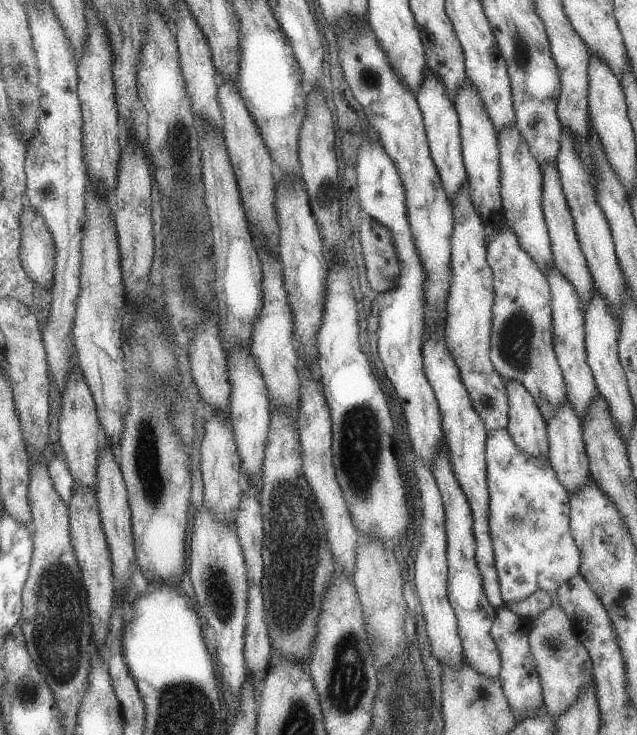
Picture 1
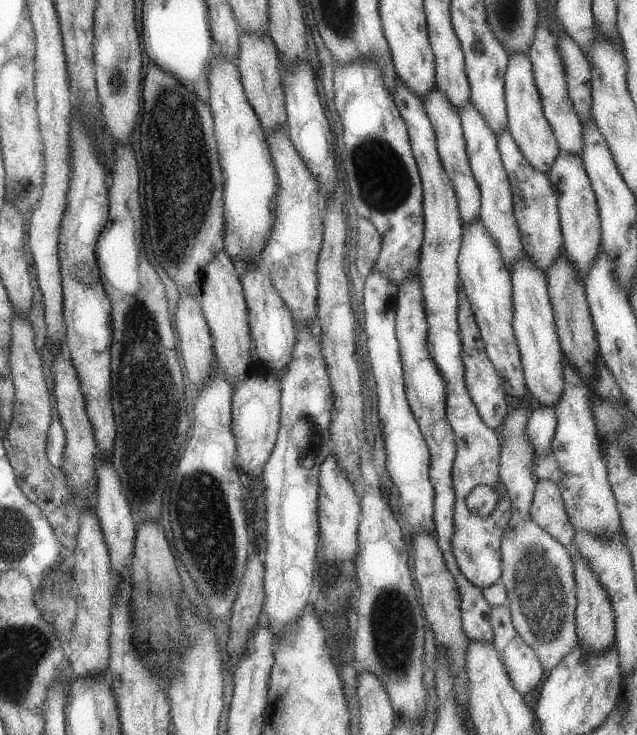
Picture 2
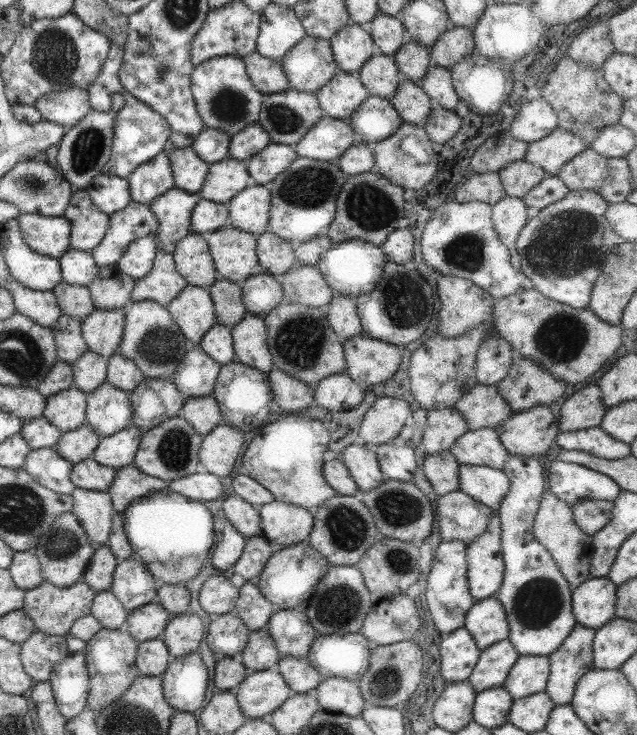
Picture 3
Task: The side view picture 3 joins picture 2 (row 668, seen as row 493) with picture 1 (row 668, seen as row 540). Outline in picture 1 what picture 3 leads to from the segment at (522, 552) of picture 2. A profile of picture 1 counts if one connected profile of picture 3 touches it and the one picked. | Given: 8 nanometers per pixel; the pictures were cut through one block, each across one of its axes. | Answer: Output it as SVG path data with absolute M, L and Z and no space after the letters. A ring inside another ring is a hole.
M549 604L549 608L535 616L529 626L529 652L541 685L542 705L545 706L545 712L556 719L573 704L573 700L577 700L581 688L592 680L591 661L585 647L573 633L569 616L559 604Z

